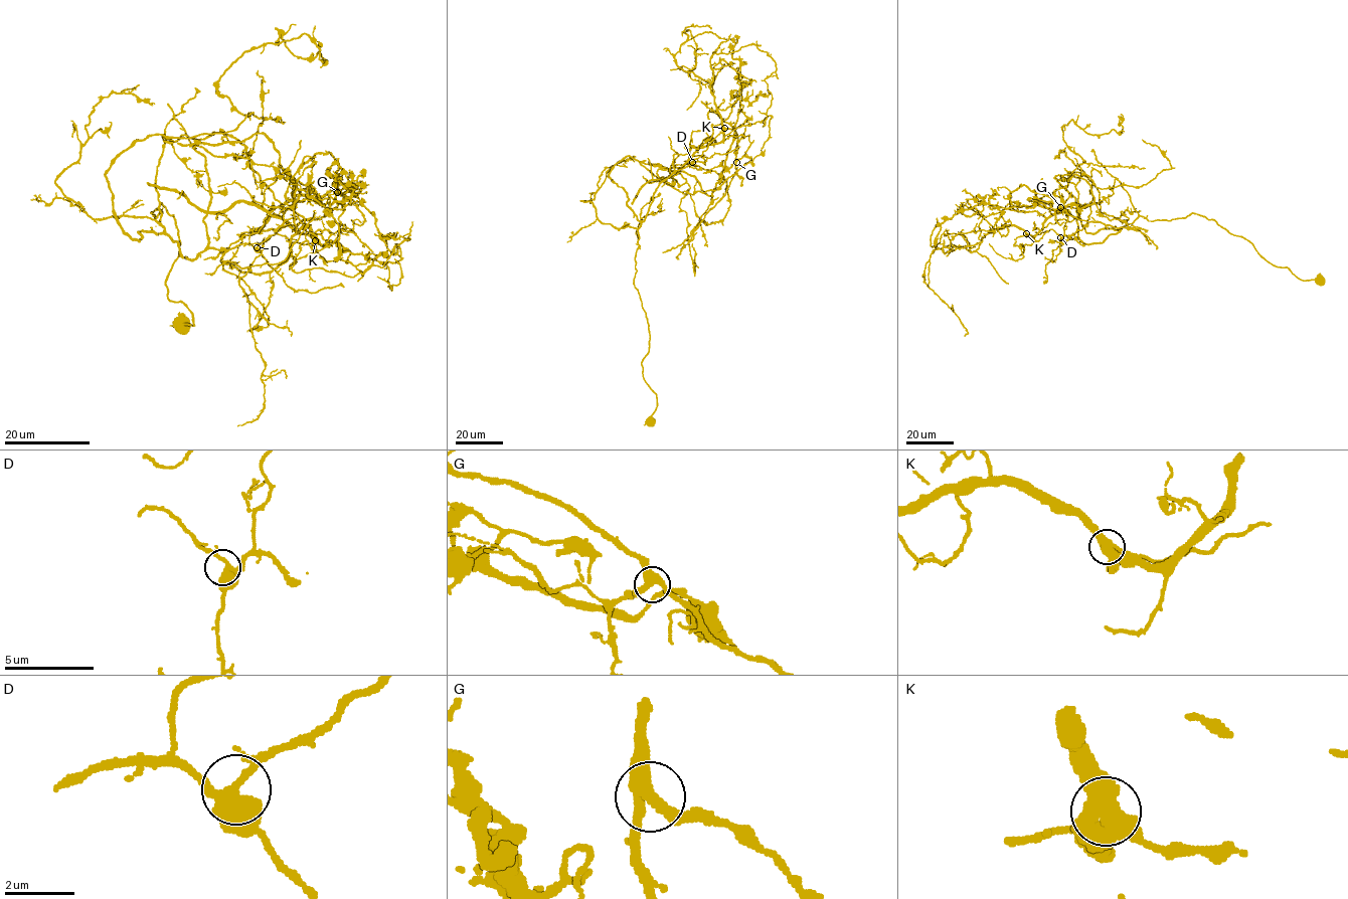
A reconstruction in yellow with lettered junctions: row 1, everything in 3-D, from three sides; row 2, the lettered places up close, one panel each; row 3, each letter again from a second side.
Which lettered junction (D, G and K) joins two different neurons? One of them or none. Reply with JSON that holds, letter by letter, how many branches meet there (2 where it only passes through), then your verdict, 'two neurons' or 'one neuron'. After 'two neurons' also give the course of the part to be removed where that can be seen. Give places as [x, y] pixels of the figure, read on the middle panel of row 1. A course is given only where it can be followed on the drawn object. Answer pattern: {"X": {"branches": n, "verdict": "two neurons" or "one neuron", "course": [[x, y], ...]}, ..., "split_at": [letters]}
{"D": {"branches": 3, "verdict": "one neuron"}, "G": {"branches": 3, "verdict": "one neuron"}, "K": {"branches": 3, "verdict": "two neurons", "course": [[723, 128], [643, 221], [609, 173], [628, 156], [680, 185], [675, 165], [714, 171], [730, 206], [713, 222]]}, "split_at": ["K"]}

